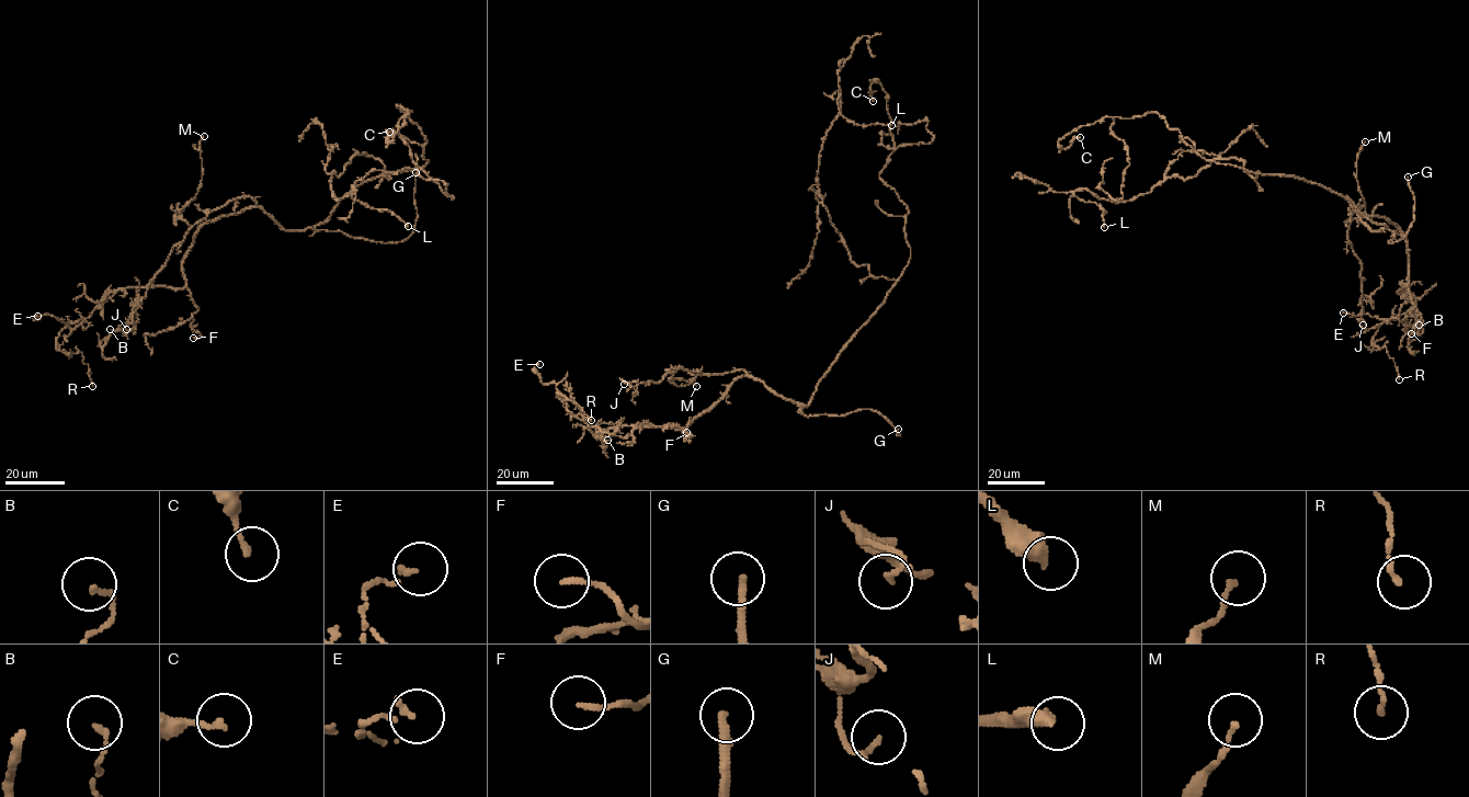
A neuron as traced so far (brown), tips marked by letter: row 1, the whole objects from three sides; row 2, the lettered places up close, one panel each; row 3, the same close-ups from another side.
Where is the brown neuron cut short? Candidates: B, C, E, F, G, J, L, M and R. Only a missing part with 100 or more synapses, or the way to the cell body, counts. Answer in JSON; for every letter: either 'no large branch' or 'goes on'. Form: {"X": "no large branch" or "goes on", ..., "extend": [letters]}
{"B": "no large branch", "C": "no large branch", "E": "no large branch", "F": "no large branch", "G": "goes on", "J": "no large branch", "L": "no large branch", "M": "no large branch", "R": "no large branch", "extend": ["G"]}

